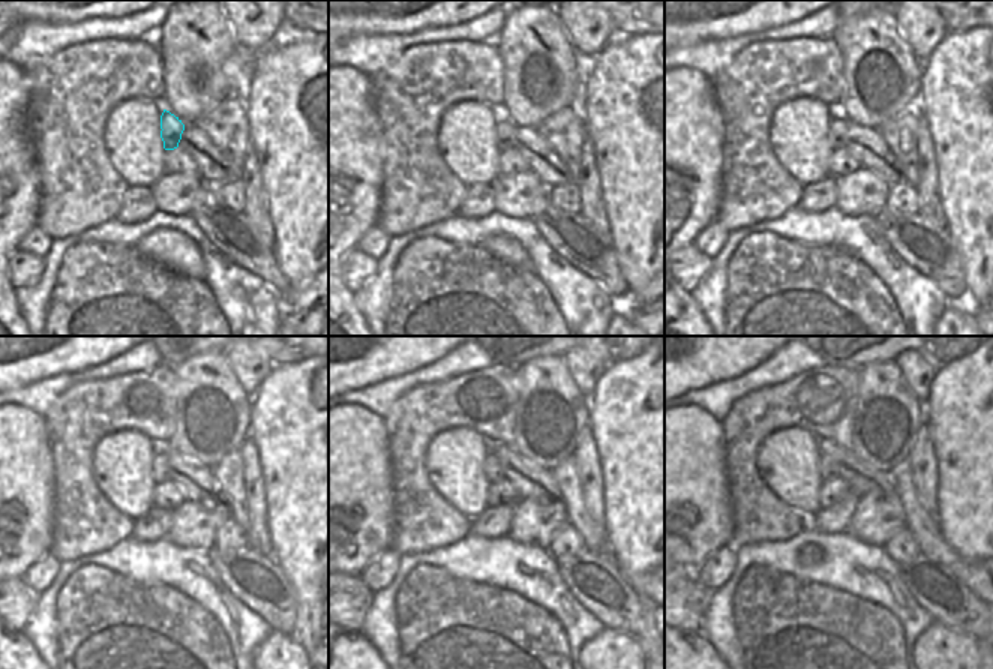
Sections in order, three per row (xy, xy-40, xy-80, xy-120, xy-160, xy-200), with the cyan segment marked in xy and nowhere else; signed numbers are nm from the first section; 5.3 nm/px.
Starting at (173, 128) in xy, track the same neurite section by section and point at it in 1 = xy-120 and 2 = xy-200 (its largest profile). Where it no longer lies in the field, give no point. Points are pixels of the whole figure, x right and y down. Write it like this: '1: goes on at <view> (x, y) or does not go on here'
1: goes on at xy-120 (159, 465)
2: goes on at xy-200 (825, 467)

